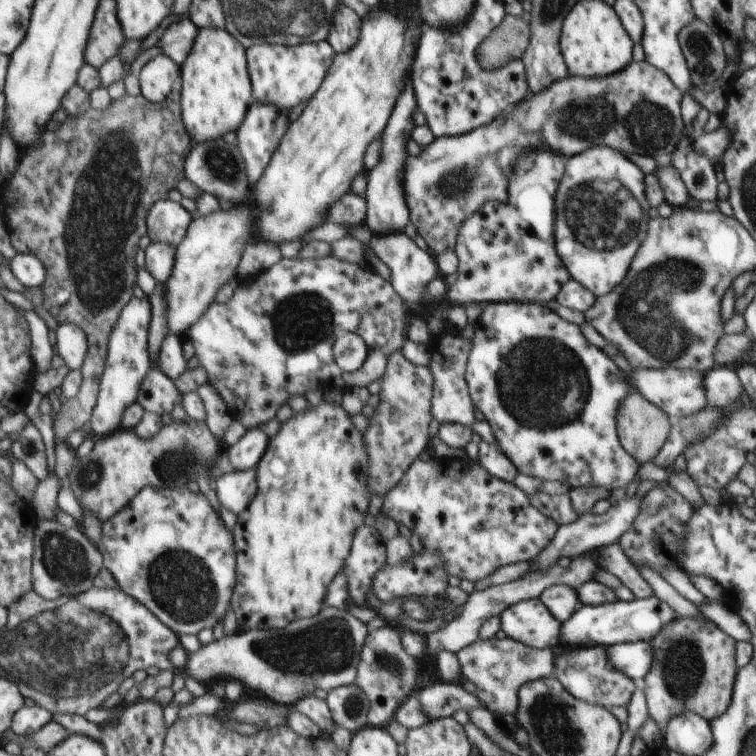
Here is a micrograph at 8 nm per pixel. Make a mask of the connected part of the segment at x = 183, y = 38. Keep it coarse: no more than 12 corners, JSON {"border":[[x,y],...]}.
{"border":[[188,17],[165,30],[159,47],[183,65],[199,28]]}

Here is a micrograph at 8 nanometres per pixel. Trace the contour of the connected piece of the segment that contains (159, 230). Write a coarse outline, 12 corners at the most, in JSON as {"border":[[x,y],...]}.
{"border":[[161,199],[146,220],[155,243],[176,248],[194,217],[173,199]]}

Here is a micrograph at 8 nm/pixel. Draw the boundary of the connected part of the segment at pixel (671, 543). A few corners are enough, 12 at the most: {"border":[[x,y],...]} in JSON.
{"border":[[668,482],[618,540],[635,567],[684,570],[693,510]]}

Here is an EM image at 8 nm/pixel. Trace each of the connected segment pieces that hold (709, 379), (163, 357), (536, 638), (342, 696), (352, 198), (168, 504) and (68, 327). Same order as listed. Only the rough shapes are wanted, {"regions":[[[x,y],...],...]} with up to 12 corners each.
{"regions":[[[735,368],[705,374],[710,408],[726,409],[746,397]],[[169,332],[156,360],[173,381],[188,368],[185,340]],[[540,597],[506,607],[500,626],[529,647],[554,650],[562,623]],[[356,683],[325,699],[334,724],[368,726],[369,700]],[[346,194],[325,222],[355,228],[365,224],[364,197]],[[151,487],[94,543],[118,588],[197,635],[236,552],[200,492]],[[60,322],[56,352],[71,370],[80,369],[90,350],[83,328]]]}

